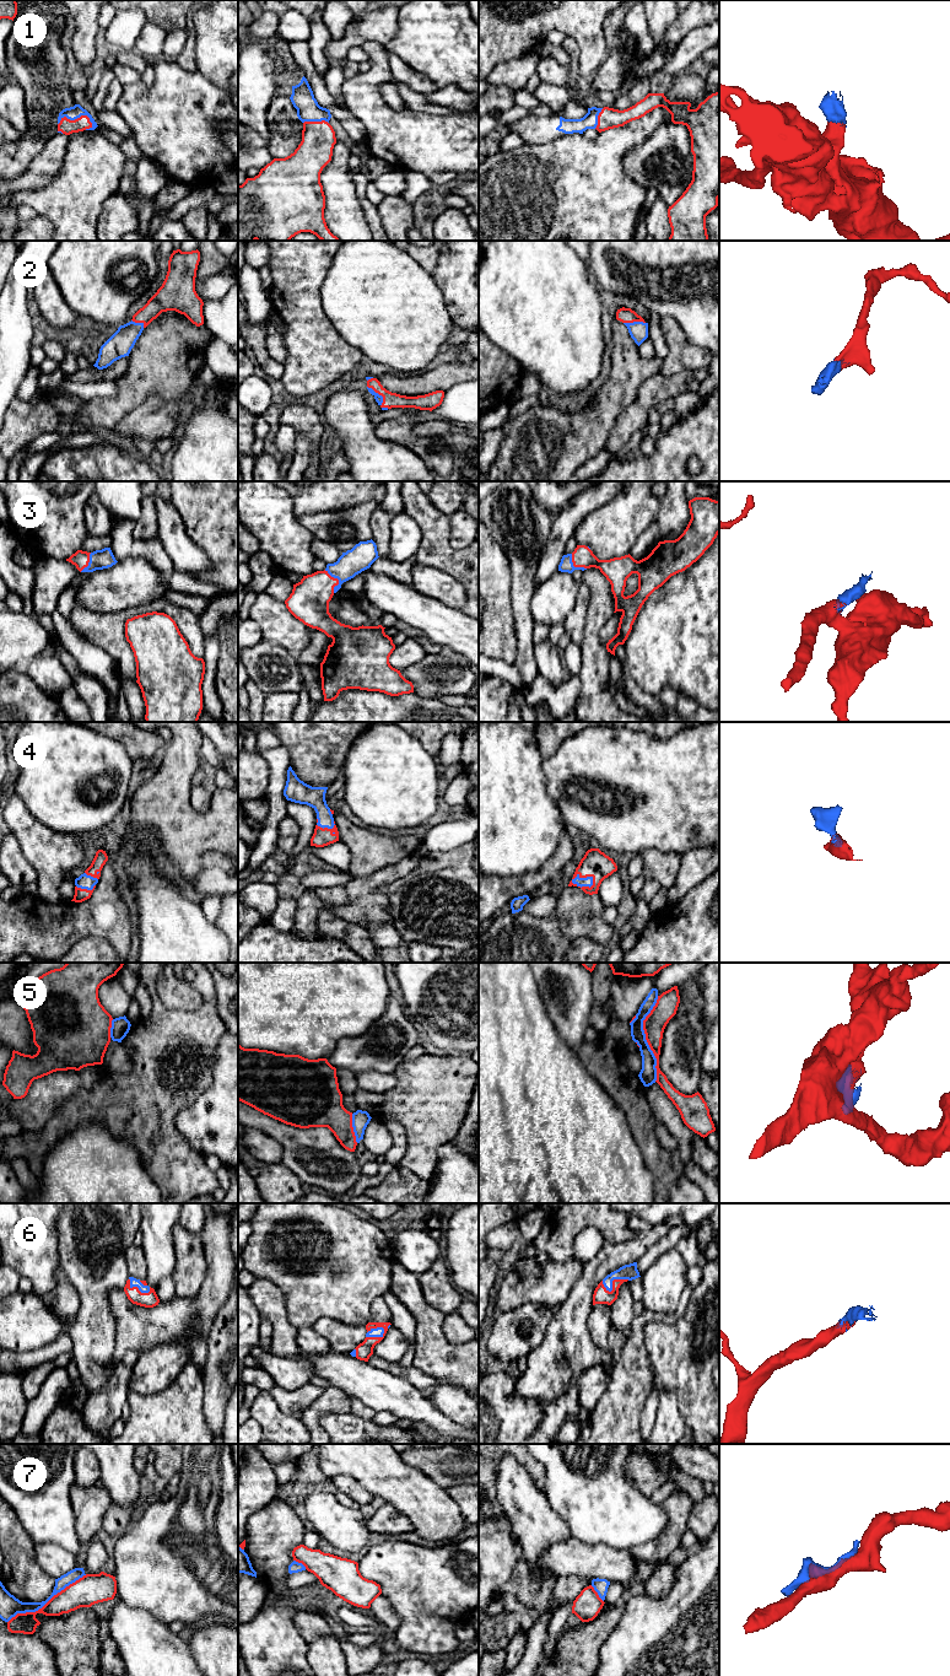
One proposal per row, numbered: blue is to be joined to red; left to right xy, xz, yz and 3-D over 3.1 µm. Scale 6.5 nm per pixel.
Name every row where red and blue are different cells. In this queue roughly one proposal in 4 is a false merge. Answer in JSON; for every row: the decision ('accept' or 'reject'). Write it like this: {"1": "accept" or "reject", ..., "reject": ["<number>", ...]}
{"1": "accept", "2": "accept", "3": "accept", "4": "accept", "5": "reject", "6": "accept", "7": "reject", "reject": ["5", "7"]}

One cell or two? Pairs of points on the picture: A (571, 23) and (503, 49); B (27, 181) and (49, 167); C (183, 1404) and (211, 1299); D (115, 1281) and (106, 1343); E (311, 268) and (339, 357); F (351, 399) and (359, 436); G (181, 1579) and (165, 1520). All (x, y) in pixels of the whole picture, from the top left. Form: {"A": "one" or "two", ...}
{"A": "one", "B": "one", "C": "two", "D": "one", "E": "one", "F": "one", "G": "one"}

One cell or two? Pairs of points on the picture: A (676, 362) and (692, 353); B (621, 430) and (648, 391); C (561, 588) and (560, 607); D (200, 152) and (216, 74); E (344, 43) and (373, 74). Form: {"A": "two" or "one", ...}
{"A": "one", "B": "one", "C": "one", "D": "two", "E": "two"}

